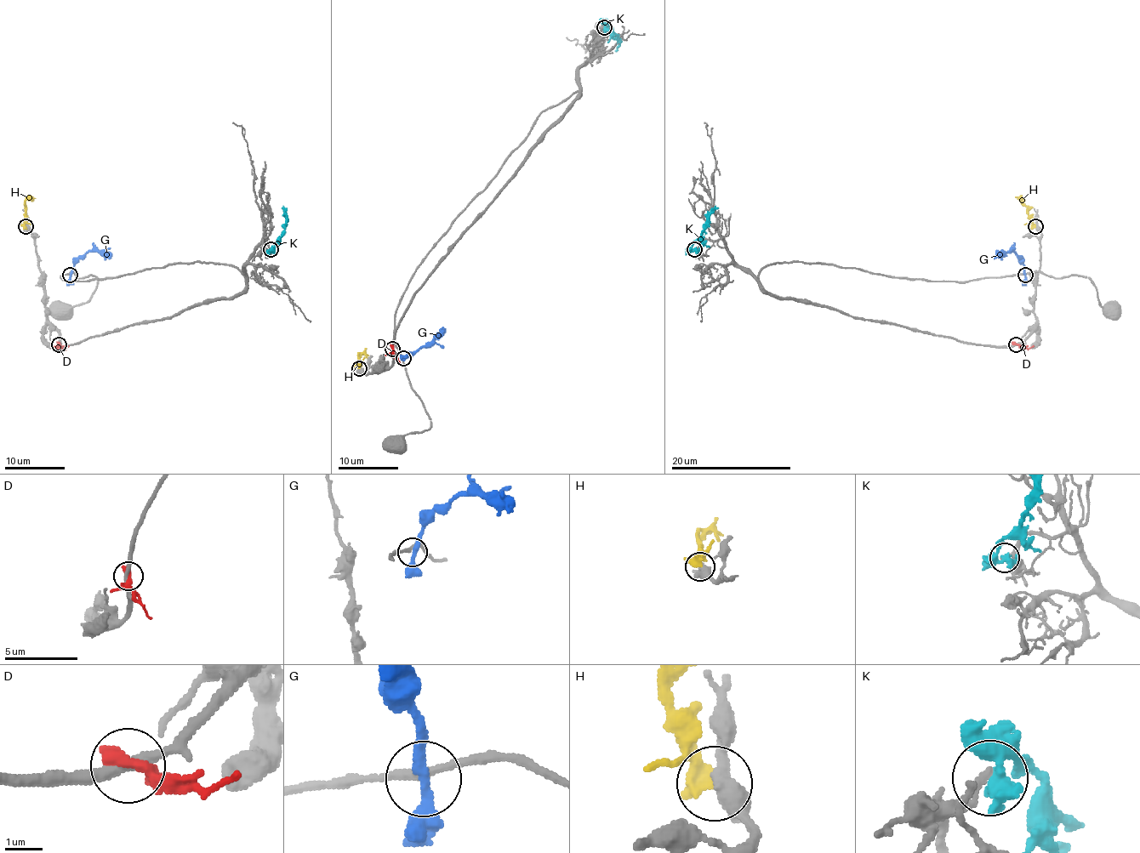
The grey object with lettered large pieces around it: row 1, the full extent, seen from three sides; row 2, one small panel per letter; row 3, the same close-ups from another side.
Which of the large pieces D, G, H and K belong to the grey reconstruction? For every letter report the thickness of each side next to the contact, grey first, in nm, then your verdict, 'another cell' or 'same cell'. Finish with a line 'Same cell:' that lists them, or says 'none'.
D: 280/360 nm | another cell
G: 240/300 nm | another cell
H: 360/360 nm | another cell
K: 190/600 nm | another cell
Same cell: none

